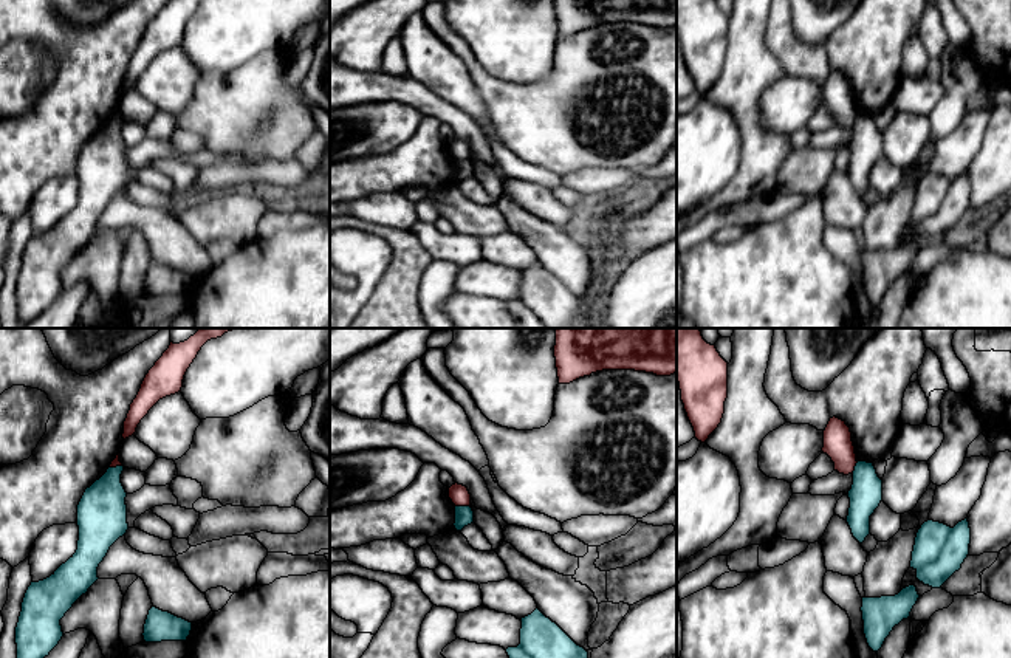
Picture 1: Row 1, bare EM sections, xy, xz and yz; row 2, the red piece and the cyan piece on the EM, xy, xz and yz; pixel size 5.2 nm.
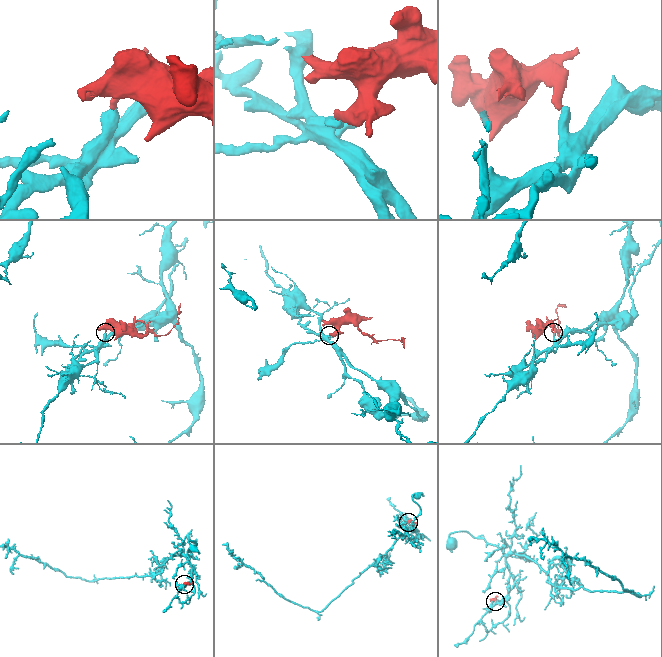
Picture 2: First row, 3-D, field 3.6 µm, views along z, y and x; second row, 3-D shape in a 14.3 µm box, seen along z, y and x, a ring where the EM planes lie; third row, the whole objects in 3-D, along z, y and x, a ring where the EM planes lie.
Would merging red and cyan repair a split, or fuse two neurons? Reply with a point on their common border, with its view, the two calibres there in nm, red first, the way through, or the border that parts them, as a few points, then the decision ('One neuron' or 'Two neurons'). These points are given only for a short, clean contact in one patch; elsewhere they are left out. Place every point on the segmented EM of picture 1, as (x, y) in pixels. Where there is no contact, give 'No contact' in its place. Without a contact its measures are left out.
Touches red at xz (462, 505). Thickness 100 nm (red) against 100 nm. Boundary: xz (455, 505), (468, 507). Two neurons

